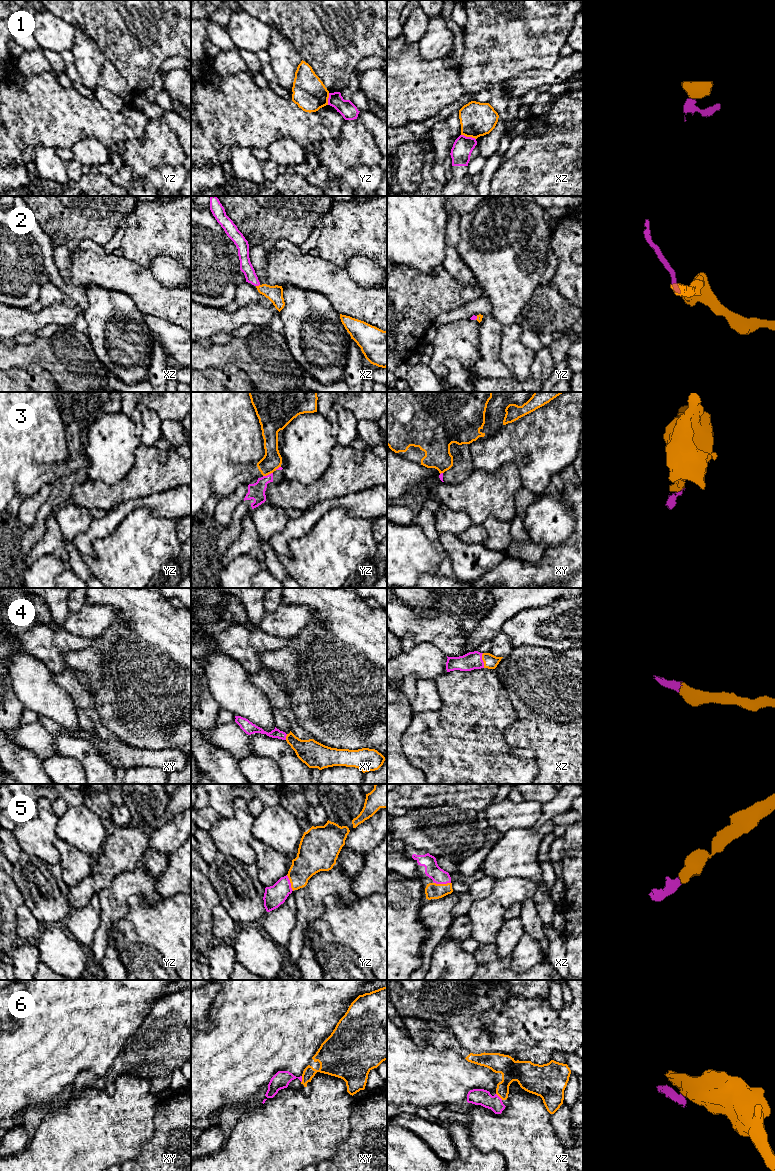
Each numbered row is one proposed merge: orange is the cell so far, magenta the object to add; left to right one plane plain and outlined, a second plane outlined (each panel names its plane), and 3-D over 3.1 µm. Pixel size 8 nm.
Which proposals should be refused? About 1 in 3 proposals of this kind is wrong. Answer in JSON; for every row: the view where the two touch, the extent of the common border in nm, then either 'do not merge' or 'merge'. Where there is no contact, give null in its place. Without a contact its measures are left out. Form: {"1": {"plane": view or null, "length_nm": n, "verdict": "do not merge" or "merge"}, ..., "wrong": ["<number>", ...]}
{"1": {"plane": "xz", "length_nm": 130, "verdict": "do not merge"}, "2": {"plane": "xz", "length_nm": 40, "verdict": "merge"}, "3": {"plane": "yz", "length_nm": 90, "verdict": "do not merge"}, "4": {"plane": "xz", "length_nm": 120, "verdict": "merge"}, "5": {"plane": "xz", "length_nm": 140, "verdict": "merge"}, "6": {"plane": "xy", "length_nm": 60, "verdict": "do not merge"}, "wrong": ["1", "3", "6"]}

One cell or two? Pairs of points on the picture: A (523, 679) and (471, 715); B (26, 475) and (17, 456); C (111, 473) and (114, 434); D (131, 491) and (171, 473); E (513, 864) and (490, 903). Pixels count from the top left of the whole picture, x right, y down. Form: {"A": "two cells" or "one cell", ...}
{"A": "two cells", "B": "two cells", "C": "one cell", "D": "one cell", "E": "two cells"}

